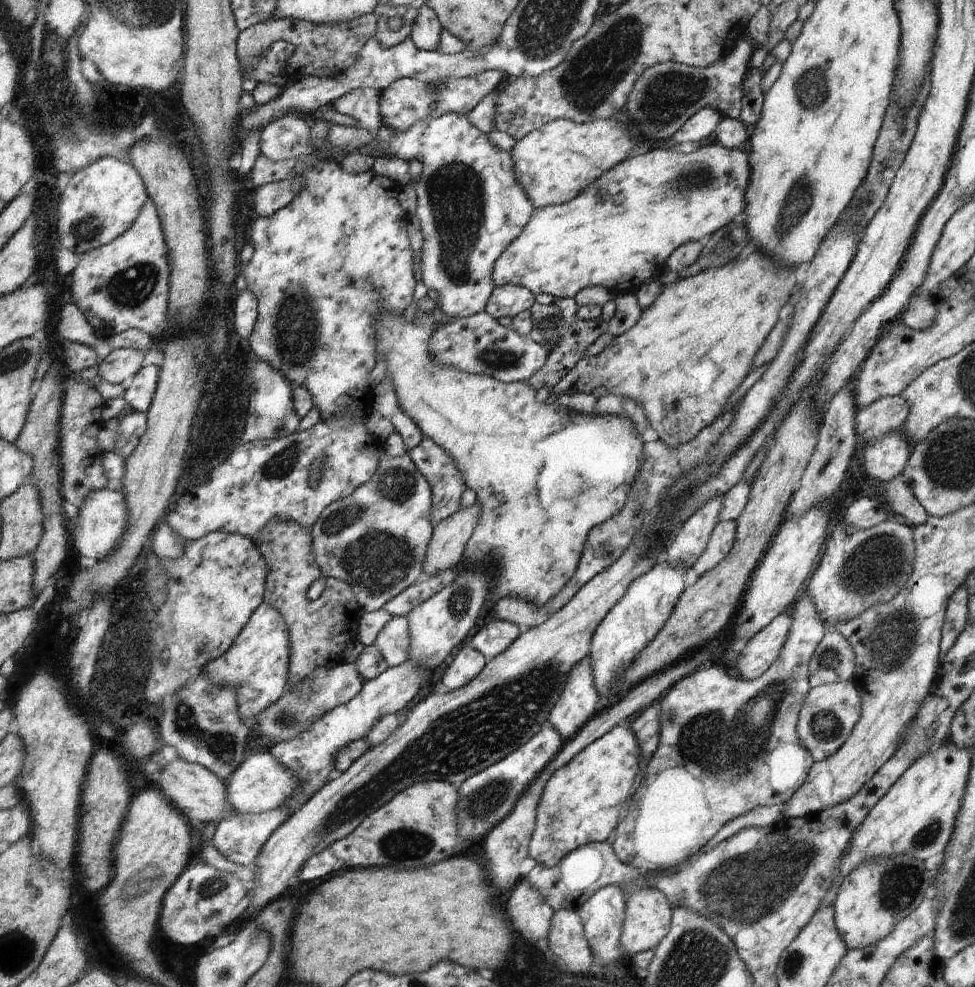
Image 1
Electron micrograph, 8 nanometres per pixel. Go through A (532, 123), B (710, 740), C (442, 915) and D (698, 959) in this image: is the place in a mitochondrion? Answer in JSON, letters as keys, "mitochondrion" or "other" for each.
{"A":"other","B":"mitochondrion","C":"other","D":"mitochondrion"}

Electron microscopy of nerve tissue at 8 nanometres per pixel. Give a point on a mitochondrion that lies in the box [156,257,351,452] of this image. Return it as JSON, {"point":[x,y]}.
{"point":[295,331]}

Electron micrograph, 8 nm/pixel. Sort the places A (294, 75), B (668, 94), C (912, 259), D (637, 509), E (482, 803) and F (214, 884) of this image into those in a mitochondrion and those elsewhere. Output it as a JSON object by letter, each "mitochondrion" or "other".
{"A":"other","B":"mitochondrion","C":"other","D":"mitochondrion","E":"mitochondrion","F":"mitochondrion"}

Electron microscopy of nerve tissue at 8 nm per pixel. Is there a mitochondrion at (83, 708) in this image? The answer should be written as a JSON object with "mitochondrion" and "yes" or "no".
{"mitochondrion":"no"}

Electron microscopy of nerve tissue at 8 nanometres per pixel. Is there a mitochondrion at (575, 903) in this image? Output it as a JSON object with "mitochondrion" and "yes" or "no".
{"mitochondrion":"no"}

